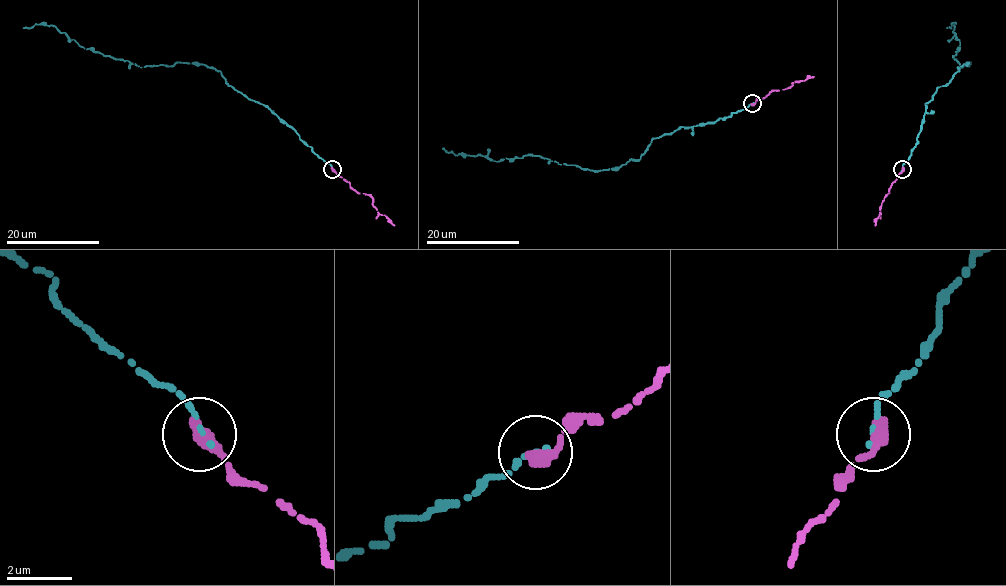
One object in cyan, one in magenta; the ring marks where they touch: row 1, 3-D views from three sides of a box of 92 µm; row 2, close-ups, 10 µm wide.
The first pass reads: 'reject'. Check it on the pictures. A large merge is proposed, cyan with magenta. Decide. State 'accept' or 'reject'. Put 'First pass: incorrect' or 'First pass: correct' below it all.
accept
First pass: incorrect

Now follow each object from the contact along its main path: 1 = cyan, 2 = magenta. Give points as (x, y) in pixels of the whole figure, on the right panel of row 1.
1: (902, 169), (916, 146), (925, 104), (969, 62), (962, 67), (953, 58), (960, 44), (954, 25), (946, 27)
2: (902, 169), (883, 198), (875, 225)

